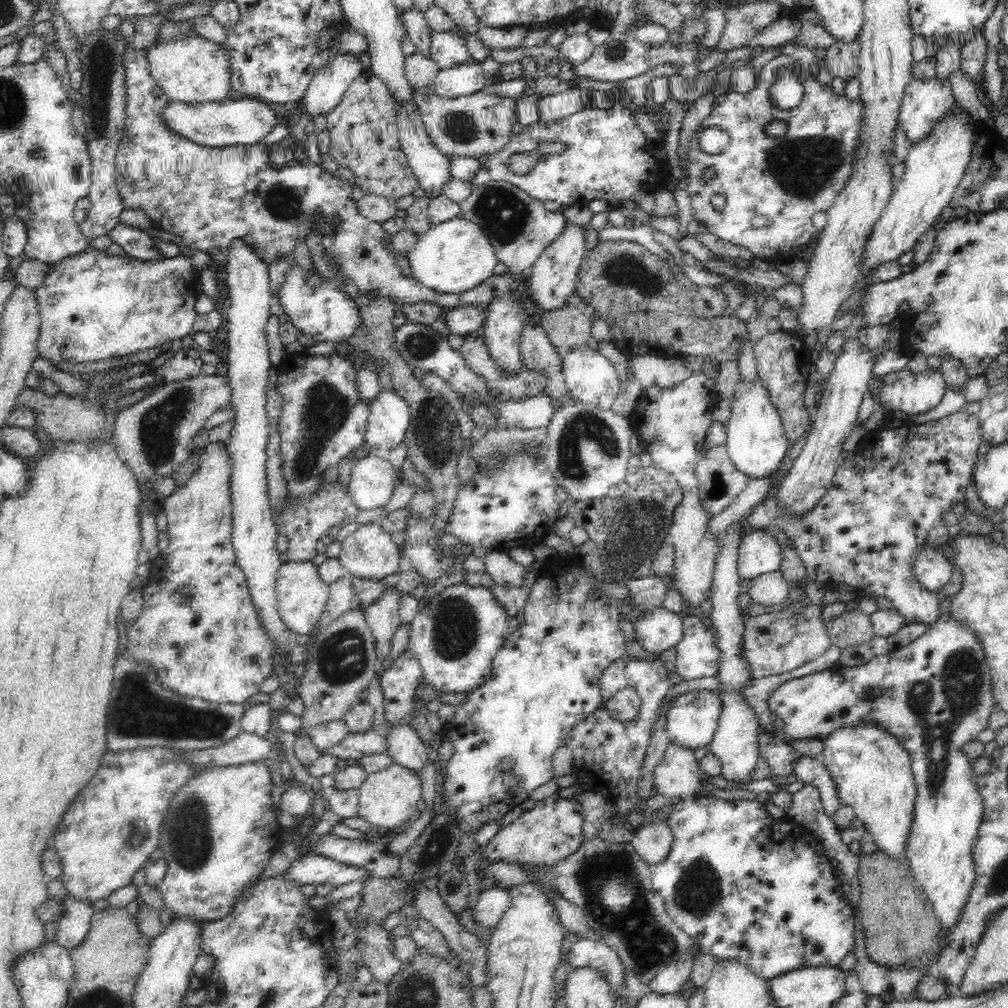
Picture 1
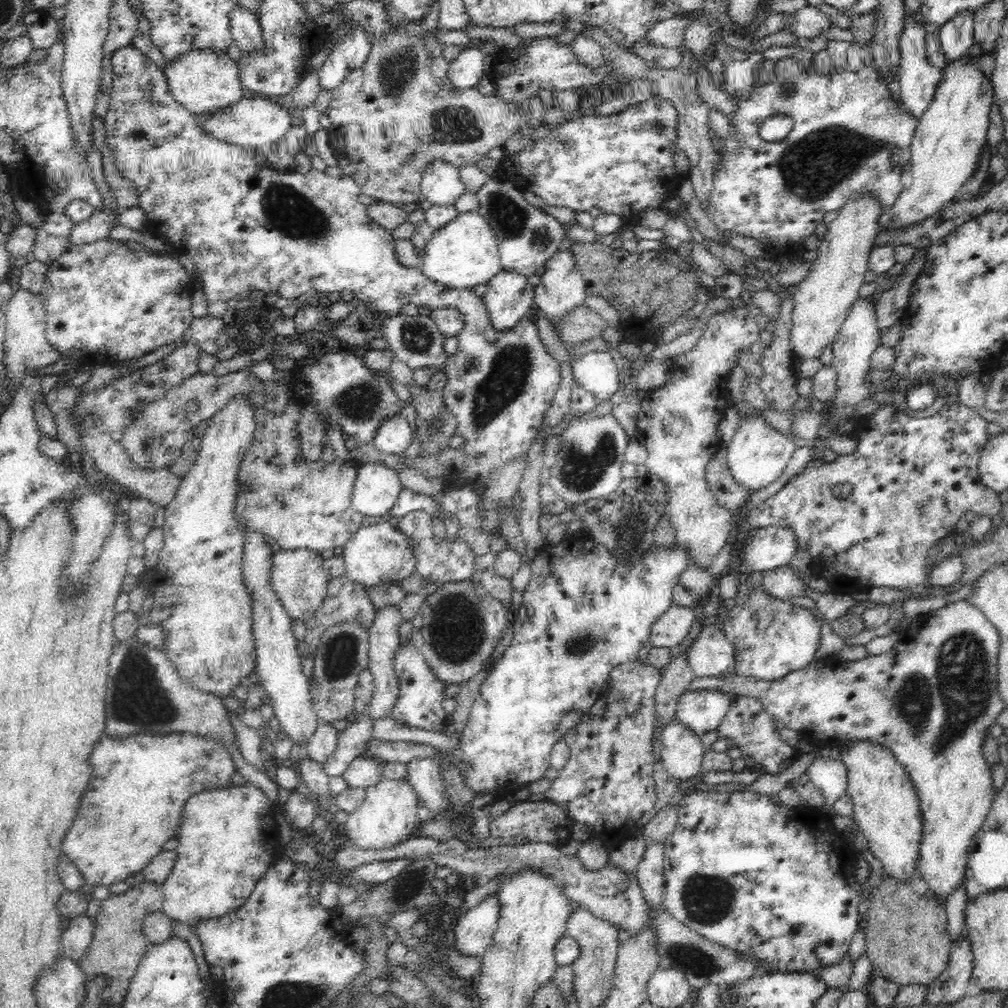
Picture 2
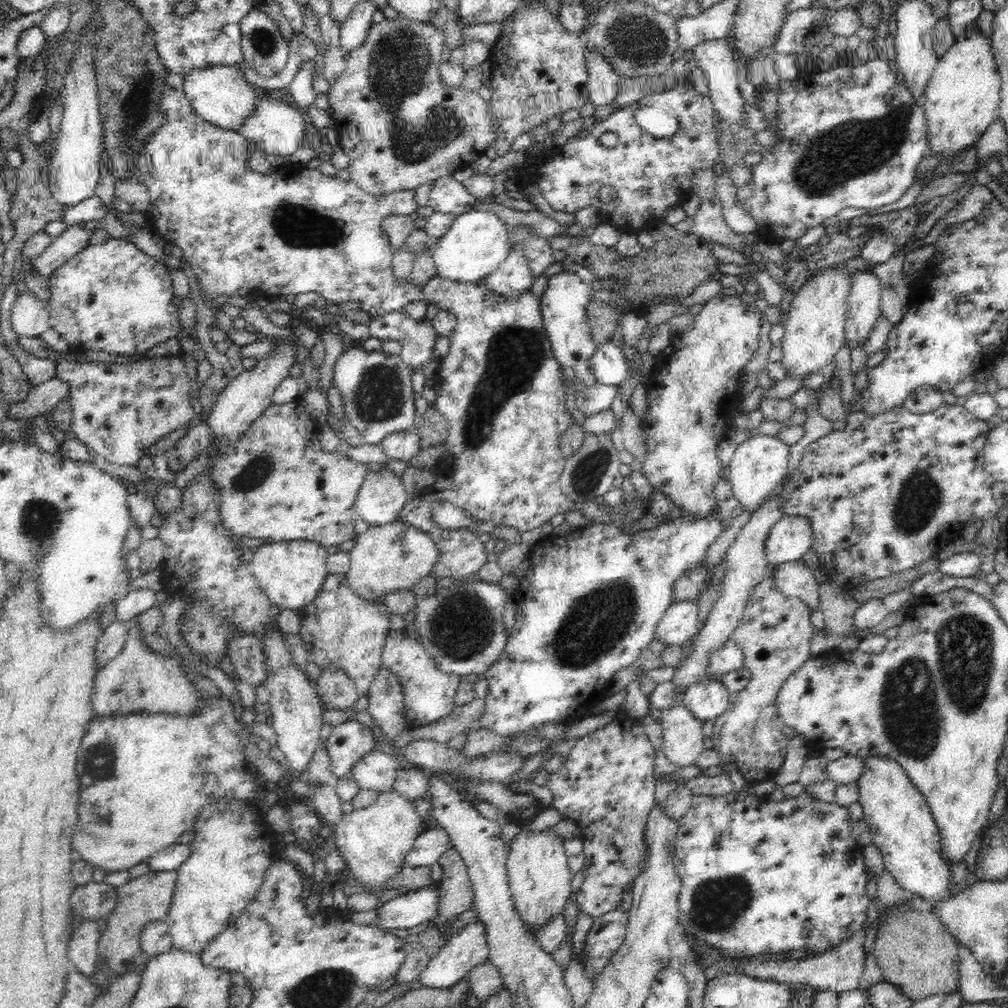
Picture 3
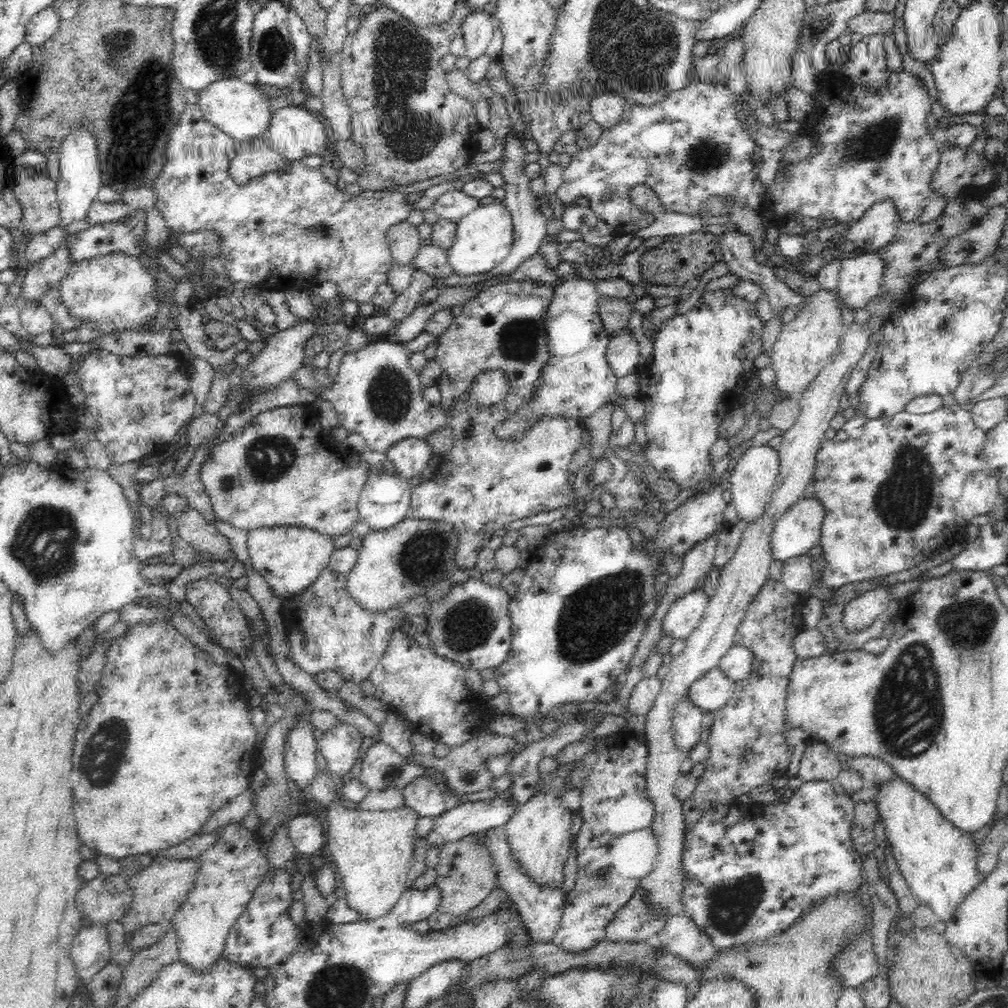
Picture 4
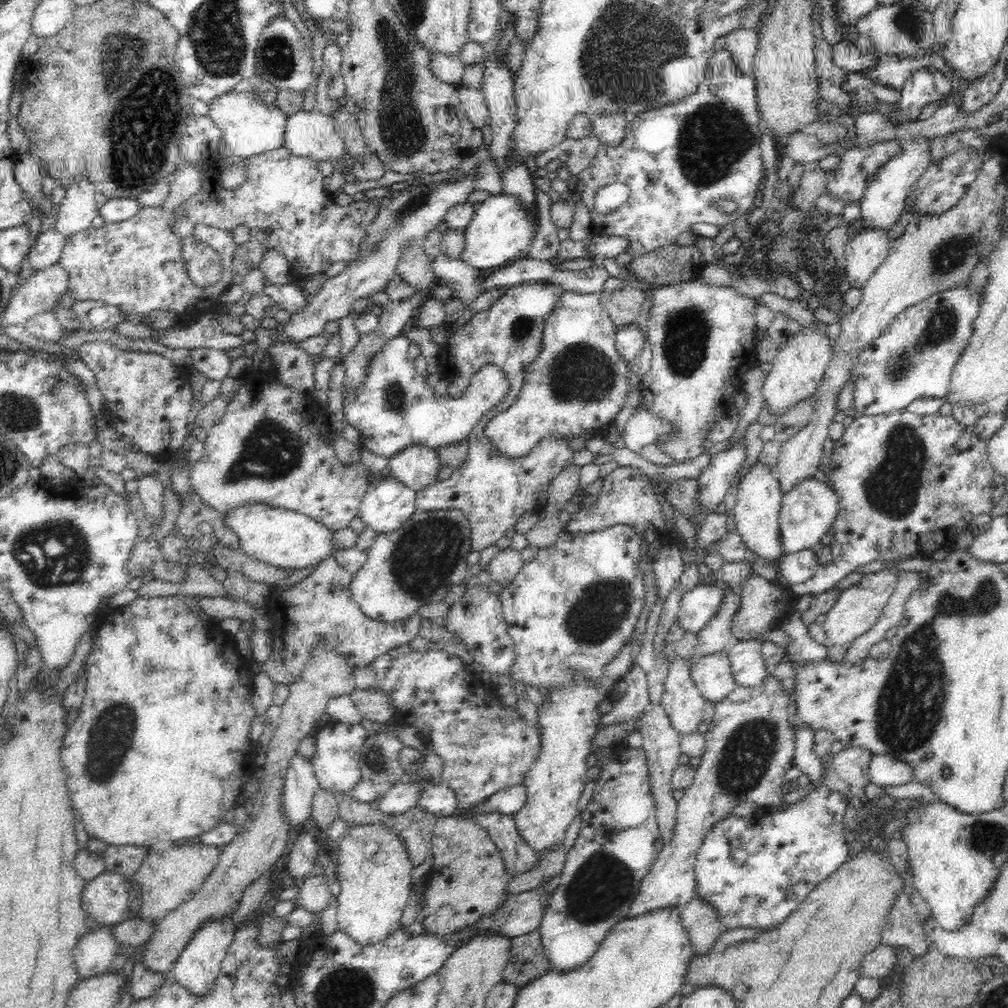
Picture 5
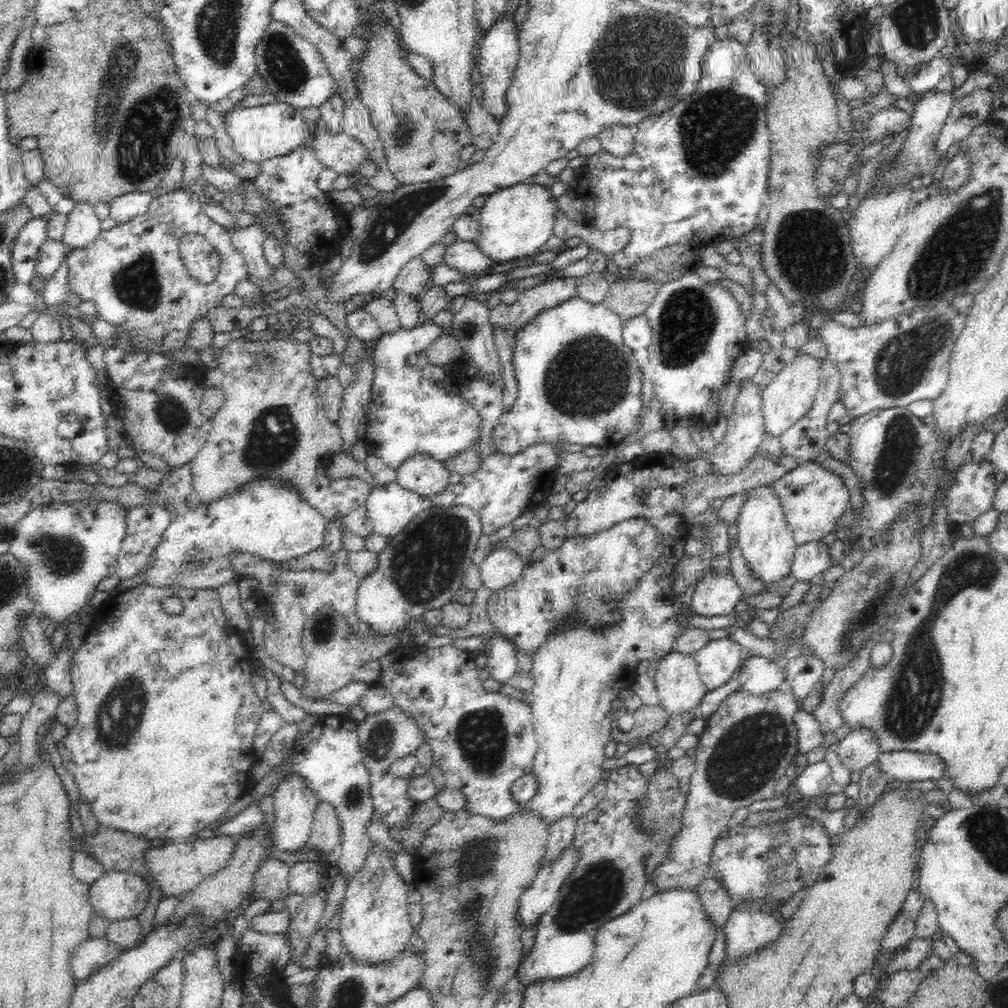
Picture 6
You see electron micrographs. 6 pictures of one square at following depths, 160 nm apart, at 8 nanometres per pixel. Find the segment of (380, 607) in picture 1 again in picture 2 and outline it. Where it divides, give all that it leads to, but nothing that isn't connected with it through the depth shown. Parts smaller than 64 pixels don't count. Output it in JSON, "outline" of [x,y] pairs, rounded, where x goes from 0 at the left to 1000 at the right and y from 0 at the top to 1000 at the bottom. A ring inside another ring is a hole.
{"outline":[[[383,601],[375,604],[370,619],[366,625],[366,665],[371,671],[371,685],[367,695],[367,700],[363,709],[367,712],[381,713],[387,710],[390,700],[393,700],[393,692],[395,692],[395,685],[397,685],[397,677],[394,676],[394,670],[391,666],[391,650],[397,645],[397,629],[396,623],[400,614],[396,602]]]}

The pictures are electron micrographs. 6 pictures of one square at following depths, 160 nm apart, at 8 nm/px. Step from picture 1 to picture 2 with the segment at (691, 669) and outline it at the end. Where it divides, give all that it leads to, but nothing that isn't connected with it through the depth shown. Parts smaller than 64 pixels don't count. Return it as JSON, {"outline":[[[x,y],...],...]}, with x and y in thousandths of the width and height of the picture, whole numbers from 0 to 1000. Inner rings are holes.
{"outline":[[[701,617],[696,621],[696,626],[692,629],[692,633],[685,641],[681,652],[683,652],[683,658],[692,673],[719,671],[721,668],[726,668],[730,664],[728,646],[728,639],[720,634],[717,625],[710,624],[705,618]]]}

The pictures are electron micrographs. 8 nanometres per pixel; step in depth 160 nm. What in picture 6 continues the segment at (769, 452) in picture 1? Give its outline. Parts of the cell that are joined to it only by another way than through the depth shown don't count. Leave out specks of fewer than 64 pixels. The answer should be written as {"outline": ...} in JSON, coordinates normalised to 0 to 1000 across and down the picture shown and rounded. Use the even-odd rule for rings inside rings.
{"outline":[[[765,481],[742,486],[730,519],[732,521],[731,538],[735,551],[742,557],[742,562],[748,571],[763,582],[785,570],[784,563],[791,544],[790,537],[779,515],[775,496],[770,492]]]}

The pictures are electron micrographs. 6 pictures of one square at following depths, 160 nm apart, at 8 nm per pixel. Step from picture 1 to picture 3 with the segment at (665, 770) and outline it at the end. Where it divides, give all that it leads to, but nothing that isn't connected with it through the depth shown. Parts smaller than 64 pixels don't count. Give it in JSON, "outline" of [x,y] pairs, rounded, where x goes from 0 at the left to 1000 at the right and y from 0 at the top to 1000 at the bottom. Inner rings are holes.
{"outline":[[[673,698],[659,704],[656,719],[658,747],[669,758],[669,762],[689,758],[690,752],[699,744],[699,730],[696,727],[698,717],[692,715],[683,701]]]}

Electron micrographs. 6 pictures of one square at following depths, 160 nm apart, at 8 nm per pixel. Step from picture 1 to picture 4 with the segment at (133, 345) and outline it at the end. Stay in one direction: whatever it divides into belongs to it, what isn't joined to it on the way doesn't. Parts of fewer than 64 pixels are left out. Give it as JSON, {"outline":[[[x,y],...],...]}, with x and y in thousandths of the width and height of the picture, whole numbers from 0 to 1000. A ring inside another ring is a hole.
{"outline":[[[116,249],[103,255],[71,261],[58,287],[68,315],[73,314],[76,322],[81,318],[91,318],[100,334],[123,326],[143,326],[152,318],[152,313],[159,306],[154,280],[149,267],[143,265],[139,257]]]}

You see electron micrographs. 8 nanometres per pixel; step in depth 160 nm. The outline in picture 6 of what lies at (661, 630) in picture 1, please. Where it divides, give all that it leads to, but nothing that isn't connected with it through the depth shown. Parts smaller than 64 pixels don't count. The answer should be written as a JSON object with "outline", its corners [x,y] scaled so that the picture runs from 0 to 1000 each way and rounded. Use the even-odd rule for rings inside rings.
{"outline":[[[704,563],[689,580],[690,585],[683,599],[691,609],[699,613],[729,609],[729,601],[736,593],[737,585],[724,567],[712,569]]]}

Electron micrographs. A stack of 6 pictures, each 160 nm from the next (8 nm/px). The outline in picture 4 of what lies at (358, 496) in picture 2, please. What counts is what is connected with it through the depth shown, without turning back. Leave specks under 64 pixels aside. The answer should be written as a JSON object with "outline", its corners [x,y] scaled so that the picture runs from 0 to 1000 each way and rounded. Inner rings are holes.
{"outline":[[[377,470],[377,472],[367,472],[363,474],[359,488],[356,492],[355,508],[357,516],[367,522],[368,527],[385,526],[393,522],[406,512],[408,482],[403,476],[397,476],[389,470]]]}

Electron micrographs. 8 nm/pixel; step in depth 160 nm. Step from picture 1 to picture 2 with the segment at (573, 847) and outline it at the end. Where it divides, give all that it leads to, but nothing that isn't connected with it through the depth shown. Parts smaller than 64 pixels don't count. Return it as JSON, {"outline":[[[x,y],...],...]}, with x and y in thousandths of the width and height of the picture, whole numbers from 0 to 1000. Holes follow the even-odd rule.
{"outline":[[[514,795],[498,808],[486,813],[486,828],[495,829],[500,838],[521,838],[525,835],[548,836],[556,841],[566,833],[567,819],[570,815],[564,812],[562,803],[546,795]]]}

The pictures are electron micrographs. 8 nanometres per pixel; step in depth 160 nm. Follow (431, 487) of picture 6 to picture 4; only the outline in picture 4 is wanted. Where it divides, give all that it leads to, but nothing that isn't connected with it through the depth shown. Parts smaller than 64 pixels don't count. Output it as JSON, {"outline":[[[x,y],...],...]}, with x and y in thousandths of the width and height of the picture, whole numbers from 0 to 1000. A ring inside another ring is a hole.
{"outline":[[[409,434],[393,438],[383,446],[383,450],[393,468],[403,477],[417,472],[431,452],[423,436]]]}

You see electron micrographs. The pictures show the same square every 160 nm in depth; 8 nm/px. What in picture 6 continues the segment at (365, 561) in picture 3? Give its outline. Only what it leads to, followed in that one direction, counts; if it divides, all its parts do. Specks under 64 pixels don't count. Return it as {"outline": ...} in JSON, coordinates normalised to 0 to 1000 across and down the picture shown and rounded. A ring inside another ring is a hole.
{"outline":[[[431,501],[423,503],[402,522],[399,528],[396,528],[393,532],[389,532],[389,534],[385,534],[384,543],[375,550],[375,560],[373,560],[371,565],[369,565],[367,569],[363,569],[363,571],[357,573],[354,583],[353,612],[355,612],[359,618],[363,618],[363,620],[367,621],[369,628],[386,632],[389,629],[403,625],[405,619],[410,617],[412,613],[417,613],[417,611],[424,606],[437,604],[440,599],[446,598],[449,596],[450,589],[452,589],[452,587],[454,587],[459,581],[458,574],[460,567],[462,567],[462,564],[469,560],[468,551],[473,545],[472,538],[474,538],[474,534],[476,534],[477,531],[478,517],[476,517],[474,510],[472,510],[472,508],[470,508],[465,502]]]}

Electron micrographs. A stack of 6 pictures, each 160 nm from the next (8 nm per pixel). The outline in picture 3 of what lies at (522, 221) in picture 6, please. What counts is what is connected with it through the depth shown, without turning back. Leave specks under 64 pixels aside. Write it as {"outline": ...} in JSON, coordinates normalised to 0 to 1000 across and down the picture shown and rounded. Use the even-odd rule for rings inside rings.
{"outline":[[[467,209],[451,215],[446,228],[433,238],[430,263],[434,273],[450,280],[472,281],[489,272],[505,254],[505,224],[488,209]]]}

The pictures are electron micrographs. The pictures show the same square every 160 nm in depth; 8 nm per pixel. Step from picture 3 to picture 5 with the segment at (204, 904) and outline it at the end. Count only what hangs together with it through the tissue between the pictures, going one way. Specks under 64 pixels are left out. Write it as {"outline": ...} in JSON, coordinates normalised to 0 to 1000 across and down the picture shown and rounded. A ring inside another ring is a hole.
{"outline":[[[226,907],[224,911],[218,911],[218,913],[202,915],[194,923],[194,927],[190,927],[188,935],[183,939],[176,950],[176,955],[170,962],[174,973],[179,978],[186,980],[190,986],[202,988],[204,982],[208,982],[212,978],[212,972],[218,966],[219,954],[224,948],[234,924],[235,919],[231,918],[229,907]]]}

